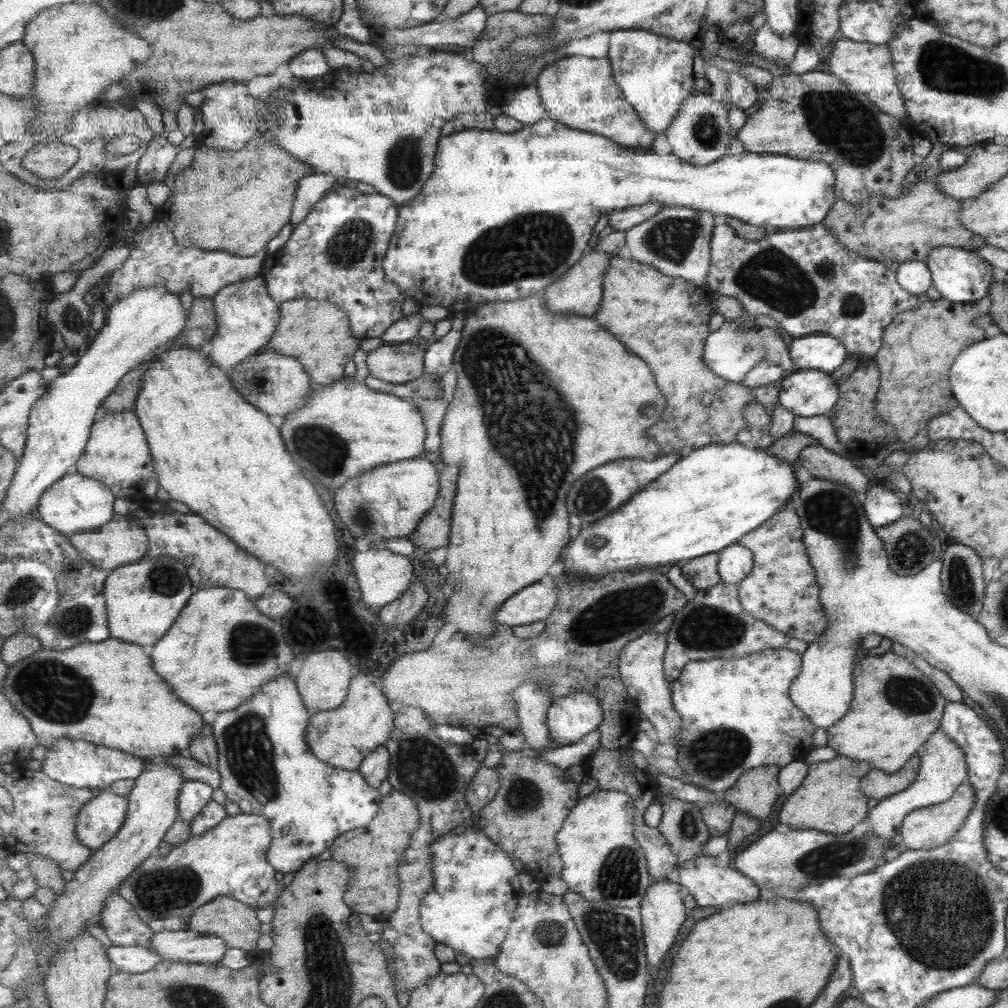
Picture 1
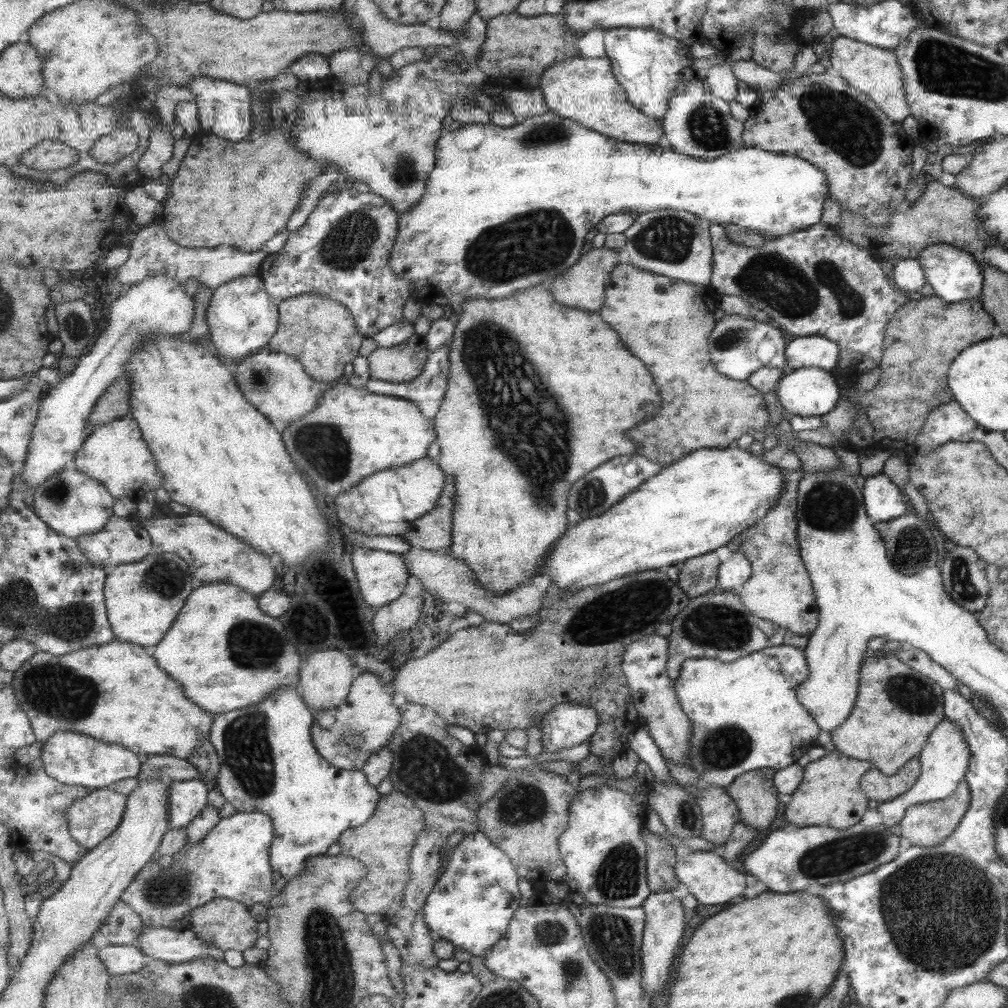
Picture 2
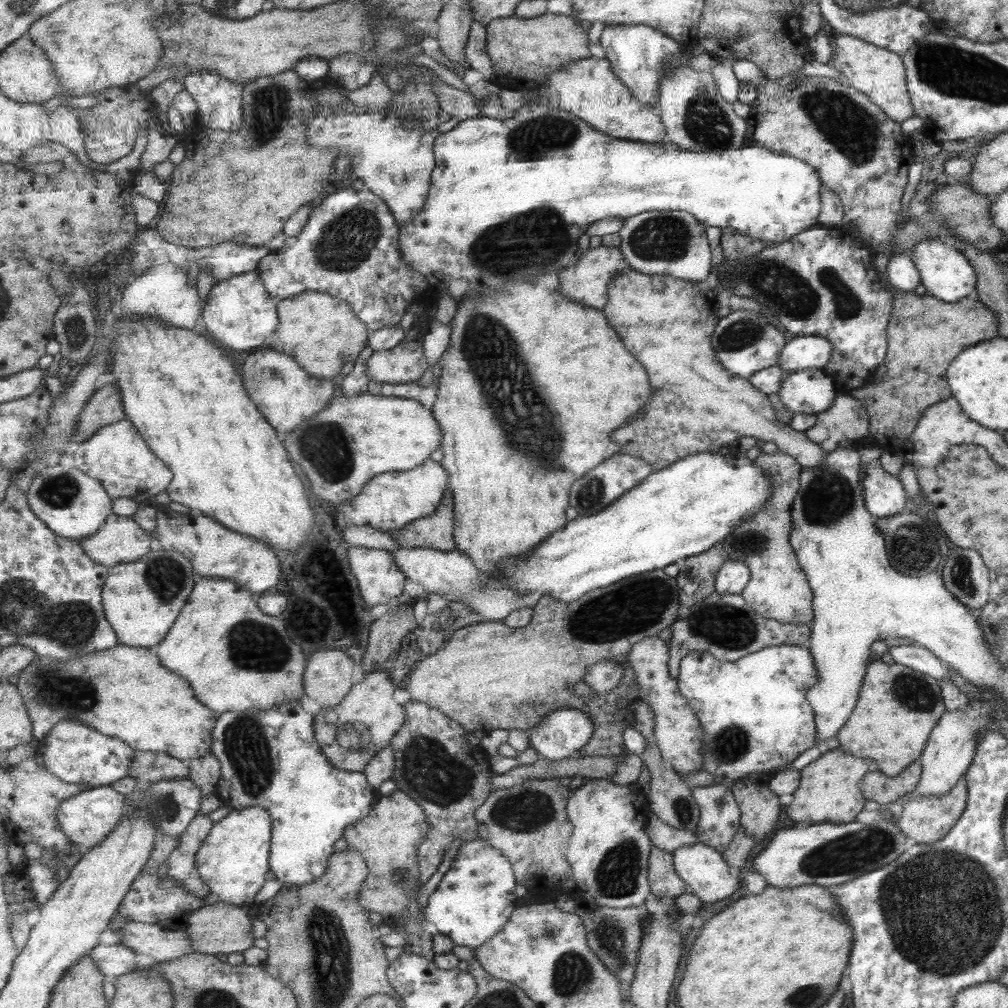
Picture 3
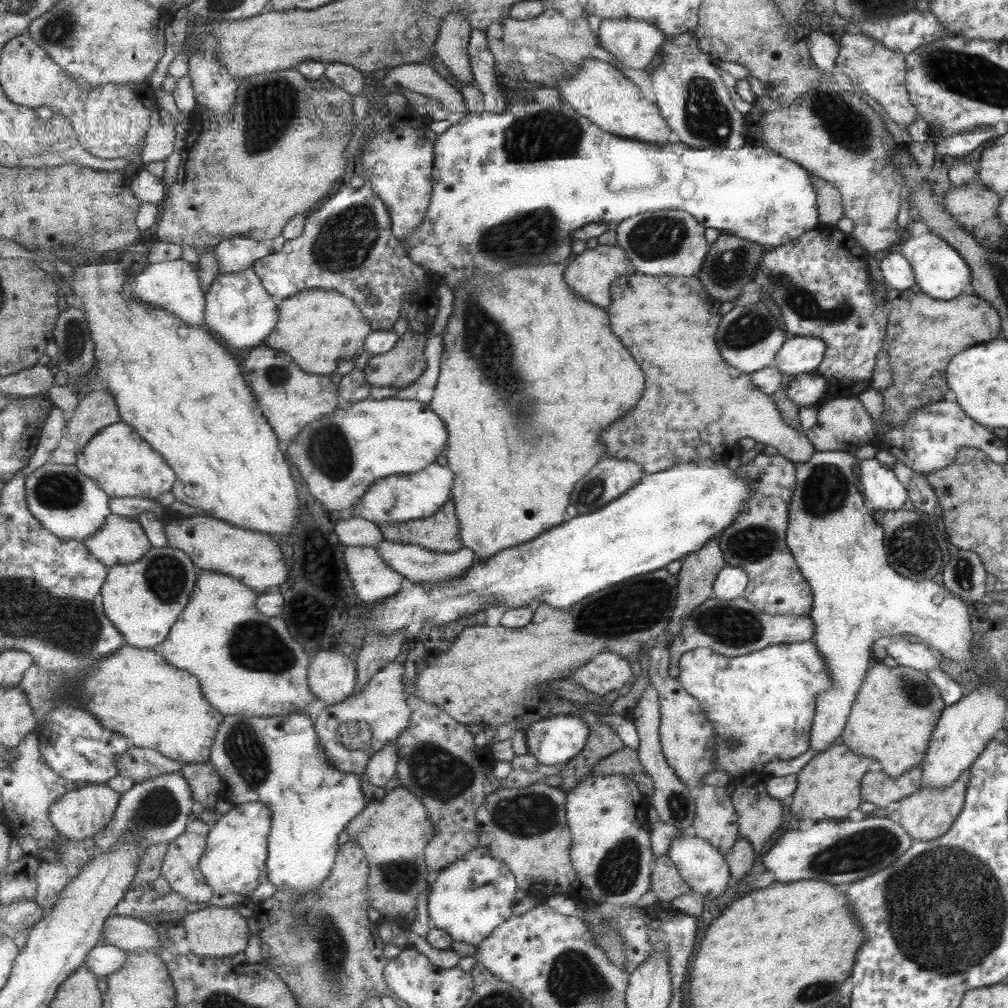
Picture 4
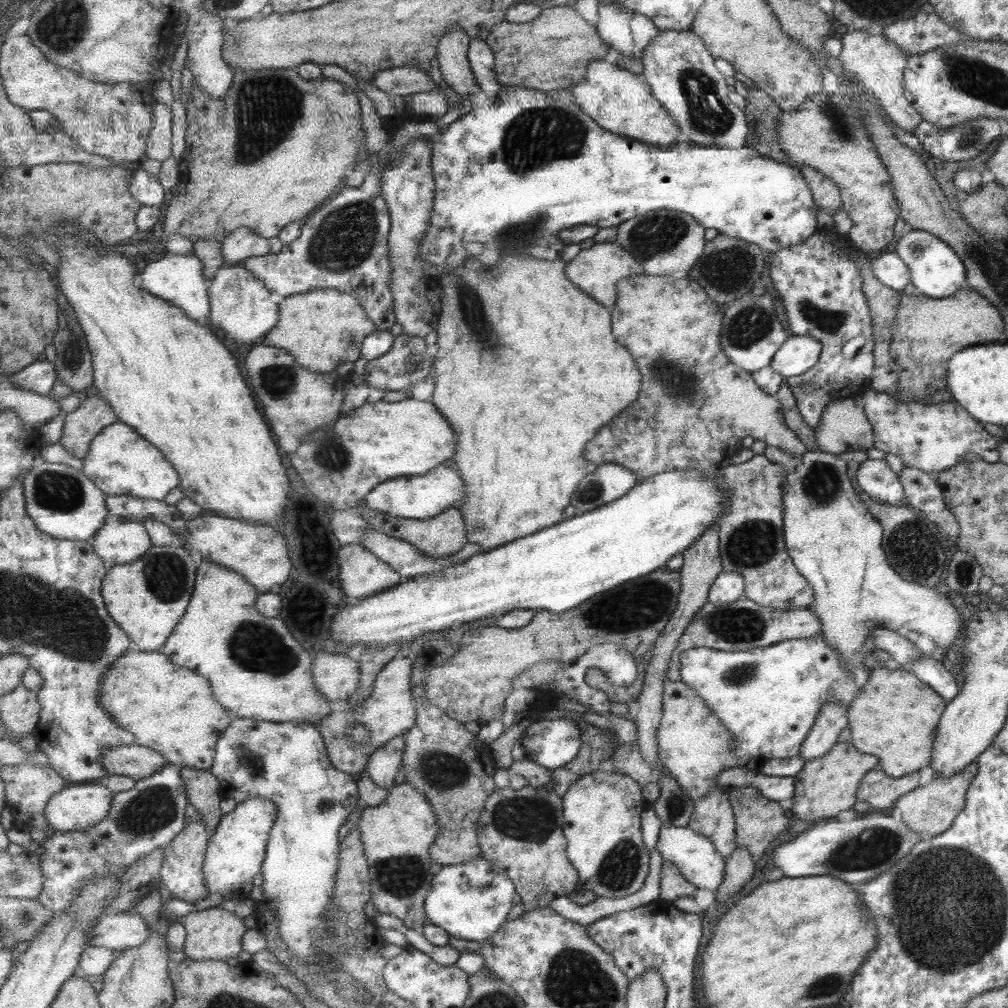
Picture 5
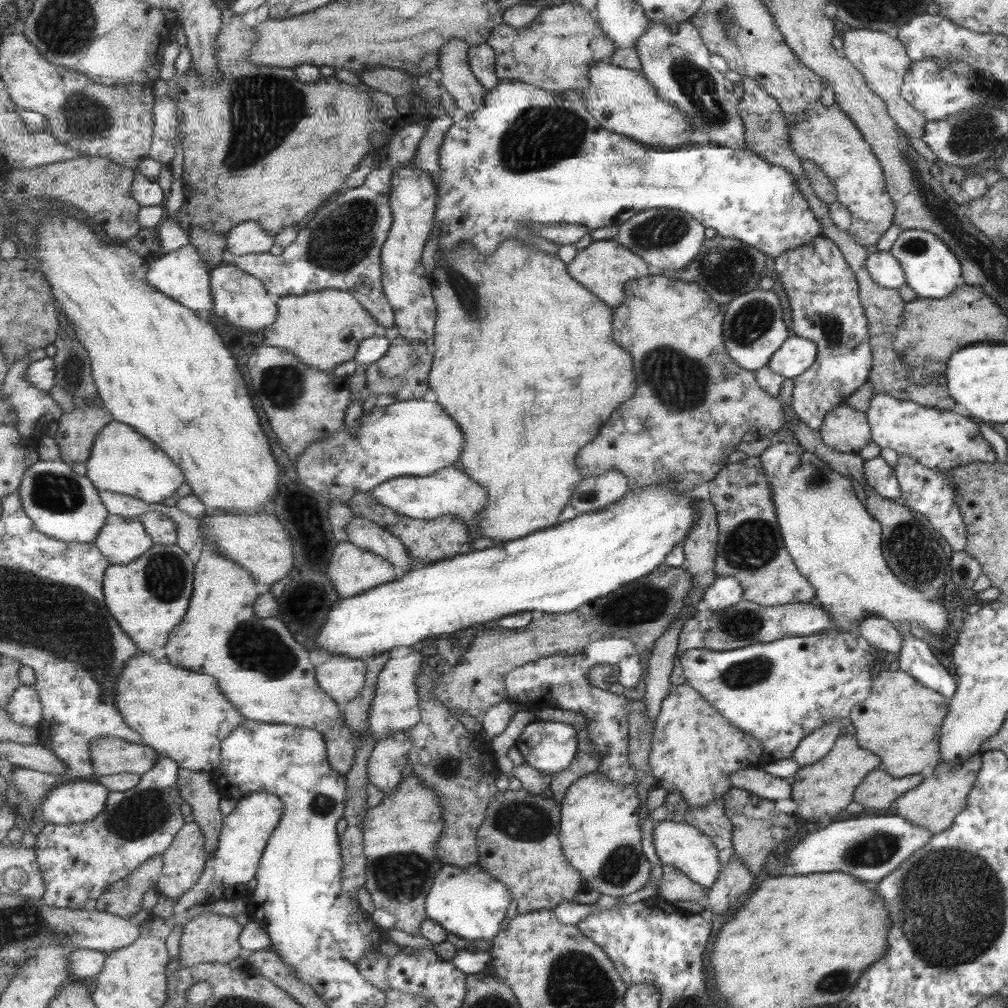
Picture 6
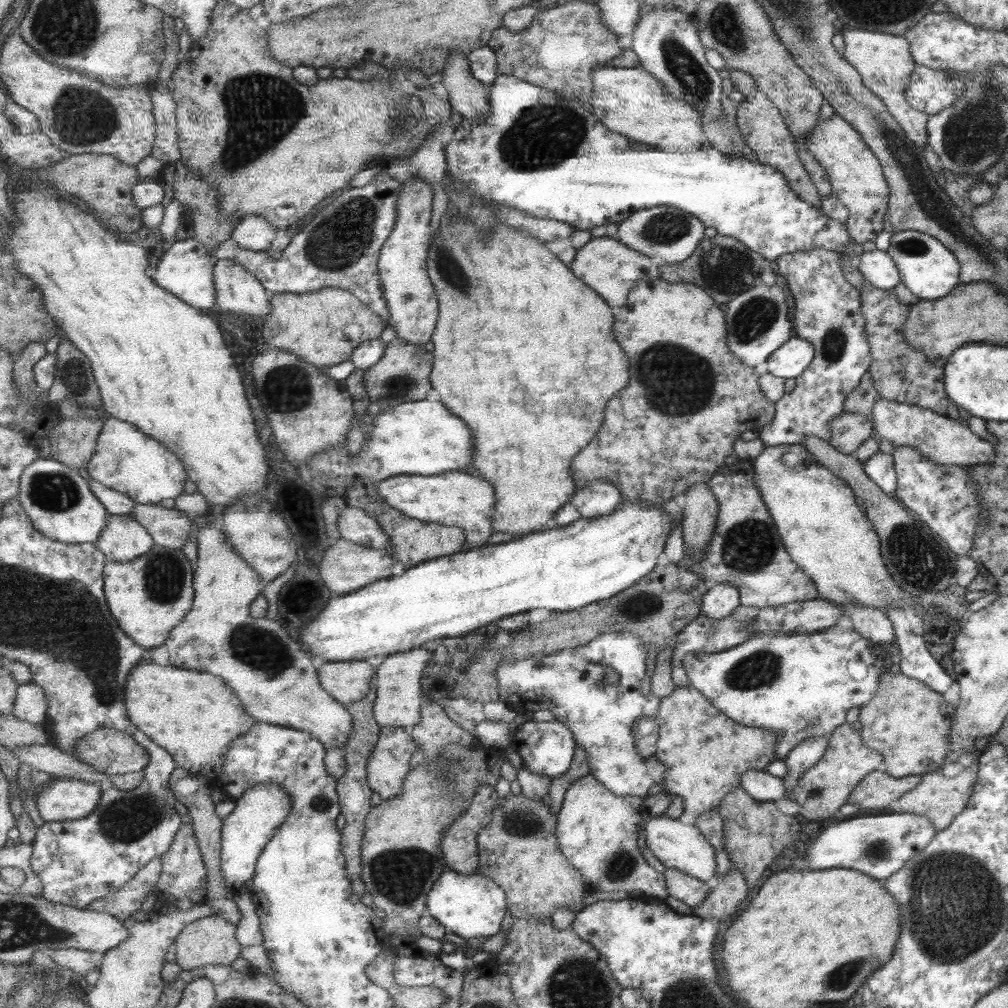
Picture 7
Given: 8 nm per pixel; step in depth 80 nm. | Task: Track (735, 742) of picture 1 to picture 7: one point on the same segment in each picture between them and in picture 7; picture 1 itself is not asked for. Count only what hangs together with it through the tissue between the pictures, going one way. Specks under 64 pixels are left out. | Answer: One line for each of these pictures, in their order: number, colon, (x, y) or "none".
2: (744, 715)
3: (755, 717)
4: (761, 705)
5: (768, 698)
6: (781, 691)
7: (797, 685)

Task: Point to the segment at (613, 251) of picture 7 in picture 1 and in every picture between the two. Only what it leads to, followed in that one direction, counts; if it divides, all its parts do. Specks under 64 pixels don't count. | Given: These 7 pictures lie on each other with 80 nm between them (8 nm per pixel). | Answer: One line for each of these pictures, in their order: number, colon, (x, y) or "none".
1: (580, 292)
2: (584, 286)
3: (587, 282)
4: (592, 274)
5: (597, 270)
6: (605, 267)

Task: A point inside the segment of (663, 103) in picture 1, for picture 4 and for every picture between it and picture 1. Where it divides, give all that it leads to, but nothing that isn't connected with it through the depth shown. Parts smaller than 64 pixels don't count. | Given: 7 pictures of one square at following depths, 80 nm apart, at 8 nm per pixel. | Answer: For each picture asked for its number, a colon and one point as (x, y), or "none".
2: (649, 65)
3: (635, 51)
4: (633, 43)

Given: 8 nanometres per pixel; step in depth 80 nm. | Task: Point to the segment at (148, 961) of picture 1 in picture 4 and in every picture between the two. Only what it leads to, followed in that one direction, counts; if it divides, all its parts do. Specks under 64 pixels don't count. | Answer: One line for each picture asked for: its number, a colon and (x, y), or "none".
2: (119, 959)
3: (113, 960)
4: (104, 960)

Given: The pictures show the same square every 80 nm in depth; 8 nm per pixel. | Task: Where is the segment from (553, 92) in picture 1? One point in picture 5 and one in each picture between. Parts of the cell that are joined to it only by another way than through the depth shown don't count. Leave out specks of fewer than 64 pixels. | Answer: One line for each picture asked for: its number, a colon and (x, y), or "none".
2: (586, 90)
3: (589, 88)
4: (601, 92)
5: (616, 98)

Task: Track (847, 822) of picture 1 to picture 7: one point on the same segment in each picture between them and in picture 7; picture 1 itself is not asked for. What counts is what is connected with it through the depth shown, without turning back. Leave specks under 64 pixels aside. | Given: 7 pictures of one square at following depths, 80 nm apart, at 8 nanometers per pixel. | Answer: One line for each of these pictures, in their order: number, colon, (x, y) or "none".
2: (829, 795)
3: (830, 788)
4: (829, 786)
5: (827, 785)
6: (827, 786)
7: (824, 787)

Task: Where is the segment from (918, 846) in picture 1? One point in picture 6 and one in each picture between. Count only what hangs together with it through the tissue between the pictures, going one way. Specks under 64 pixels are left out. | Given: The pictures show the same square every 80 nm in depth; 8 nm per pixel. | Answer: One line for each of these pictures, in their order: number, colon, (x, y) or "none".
2: (927, 824)
3: (925, 819)
4: (926, 814)
5: (929, 810)
6: (933, 804)

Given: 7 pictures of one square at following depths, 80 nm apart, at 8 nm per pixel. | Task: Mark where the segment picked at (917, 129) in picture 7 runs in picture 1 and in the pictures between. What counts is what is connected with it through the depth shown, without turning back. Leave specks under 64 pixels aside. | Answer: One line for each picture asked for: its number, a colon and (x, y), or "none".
1: (869, 69)
2: (875, 71)
3: (878, 73)
4: (879, 72)
5: (878, 65)
6: (883, 62)

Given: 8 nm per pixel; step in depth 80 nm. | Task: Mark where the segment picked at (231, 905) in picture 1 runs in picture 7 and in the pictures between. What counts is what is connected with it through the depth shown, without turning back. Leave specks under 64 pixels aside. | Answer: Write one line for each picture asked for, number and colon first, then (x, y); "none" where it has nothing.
2: (227, 924)
3: (223, 928)
4: (218, 932)
5: (216, 934)
6: (210, 937)
7: (211, 941)

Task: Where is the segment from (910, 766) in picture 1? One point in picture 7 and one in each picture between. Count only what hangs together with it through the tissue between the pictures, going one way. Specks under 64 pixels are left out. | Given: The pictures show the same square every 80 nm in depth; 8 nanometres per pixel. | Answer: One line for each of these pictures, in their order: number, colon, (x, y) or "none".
2: (876, 786)
3: (875, 786)
4: (878, 788)
5: (880, 791)
6: (878, 790)
7: (876, 791)

